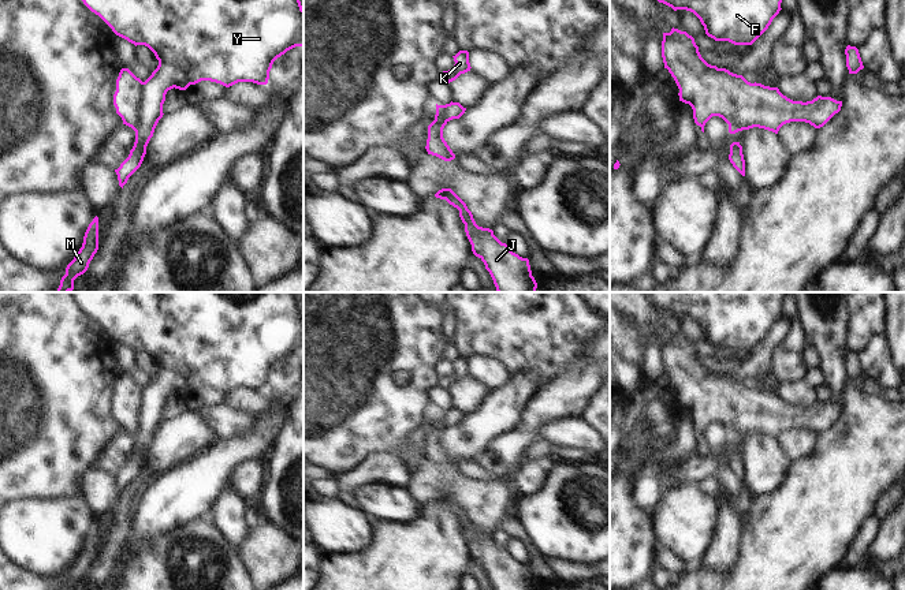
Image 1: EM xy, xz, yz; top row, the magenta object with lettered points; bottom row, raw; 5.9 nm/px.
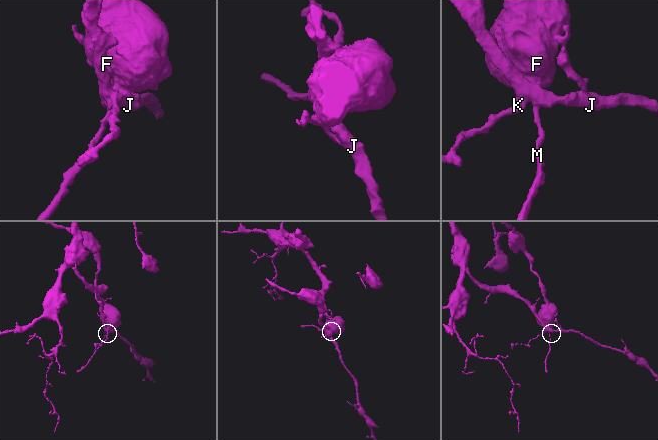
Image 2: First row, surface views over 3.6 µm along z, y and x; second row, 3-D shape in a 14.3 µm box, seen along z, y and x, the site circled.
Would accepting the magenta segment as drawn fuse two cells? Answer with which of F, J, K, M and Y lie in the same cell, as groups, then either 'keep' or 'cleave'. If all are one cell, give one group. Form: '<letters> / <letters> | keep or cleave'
F M Y / J K | cleave

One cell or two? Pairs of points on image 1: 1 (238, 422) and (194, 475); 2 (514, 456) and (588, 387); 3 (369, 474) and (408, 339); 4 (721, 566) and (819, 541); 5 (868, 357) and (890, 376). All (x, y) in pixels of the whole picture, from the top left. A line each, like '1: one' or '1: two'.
1: two
2: one
3: two
4: two
5: one

